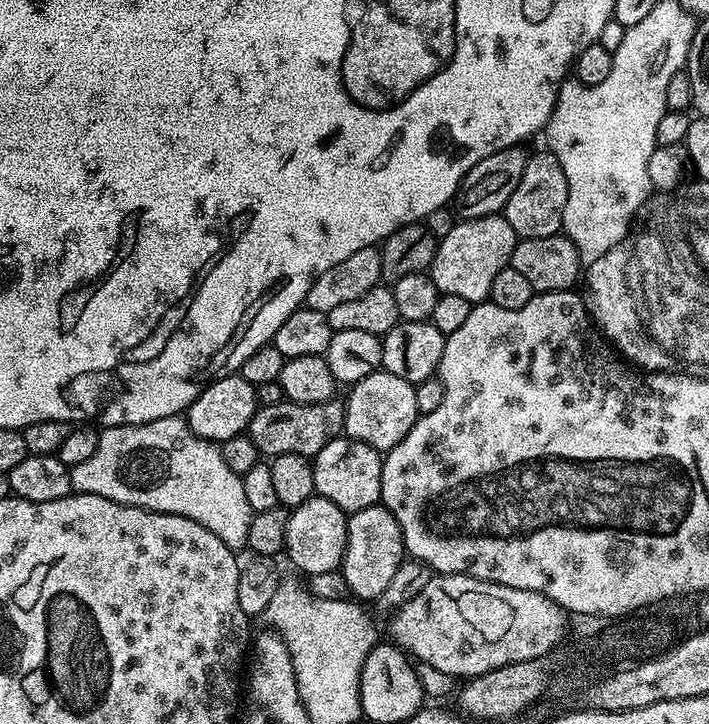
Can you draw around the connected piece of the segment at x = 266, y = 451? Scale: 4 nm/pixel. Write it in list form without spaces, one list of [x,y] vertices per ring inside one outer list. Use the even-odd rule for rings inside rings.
[[[333,398],[324,404],[275,404],[257,407],[254,418],[248,424],[247,435],[260,451],[261,457],[271,458],[282,454],[302,454],[313,457],[326,446],[326,442],[337,439],[344,430],[344,405]]]

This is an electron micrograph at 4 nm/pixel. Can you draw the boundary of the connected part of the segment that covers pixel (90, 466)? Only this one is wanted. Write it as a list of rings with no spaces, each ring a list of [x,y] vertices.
[[[183,415],[158,418],[145,424],[105,427],[100,432],[98,450],[94,450],[94,455],[88,461],[74,466],[70,471],[73,493],[98,494],[119,504],[146,508],[149,512],[165,512],[190,518],[206,526],[210,534],[218,534],[218,538],[222,538],[222,542],[226,542],[226,546],[233,550],[243,549],[248,543],[254,513],[250,502],[246,502],[241,477],[234,474],[230,466],[226,466],[226,458],[222,458],[219,447],[213,441],[201,440],[189,430],[187,419]]]

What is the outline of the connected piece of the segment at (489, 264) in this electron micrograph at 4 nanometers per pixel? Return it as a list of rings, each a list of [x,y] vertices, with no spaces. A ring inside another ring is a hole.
[[[502,214],[453,223],[450,234],[439,237],[430,275],[441,294],[458,294],[473,302],[489,299],[494,278],[510,264],[516,231]]]

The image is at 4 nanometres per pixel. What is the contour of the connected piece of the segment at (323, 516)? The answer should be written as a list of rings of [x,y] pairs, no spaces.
[[[314,495],[306,502],[302,502],[302,506],[289,511],[284,552],[298,571],[305,572],[305,577],[334,572],[344,561],[347,533],[348,516],[344,511],[334,506],[334,502]]]

